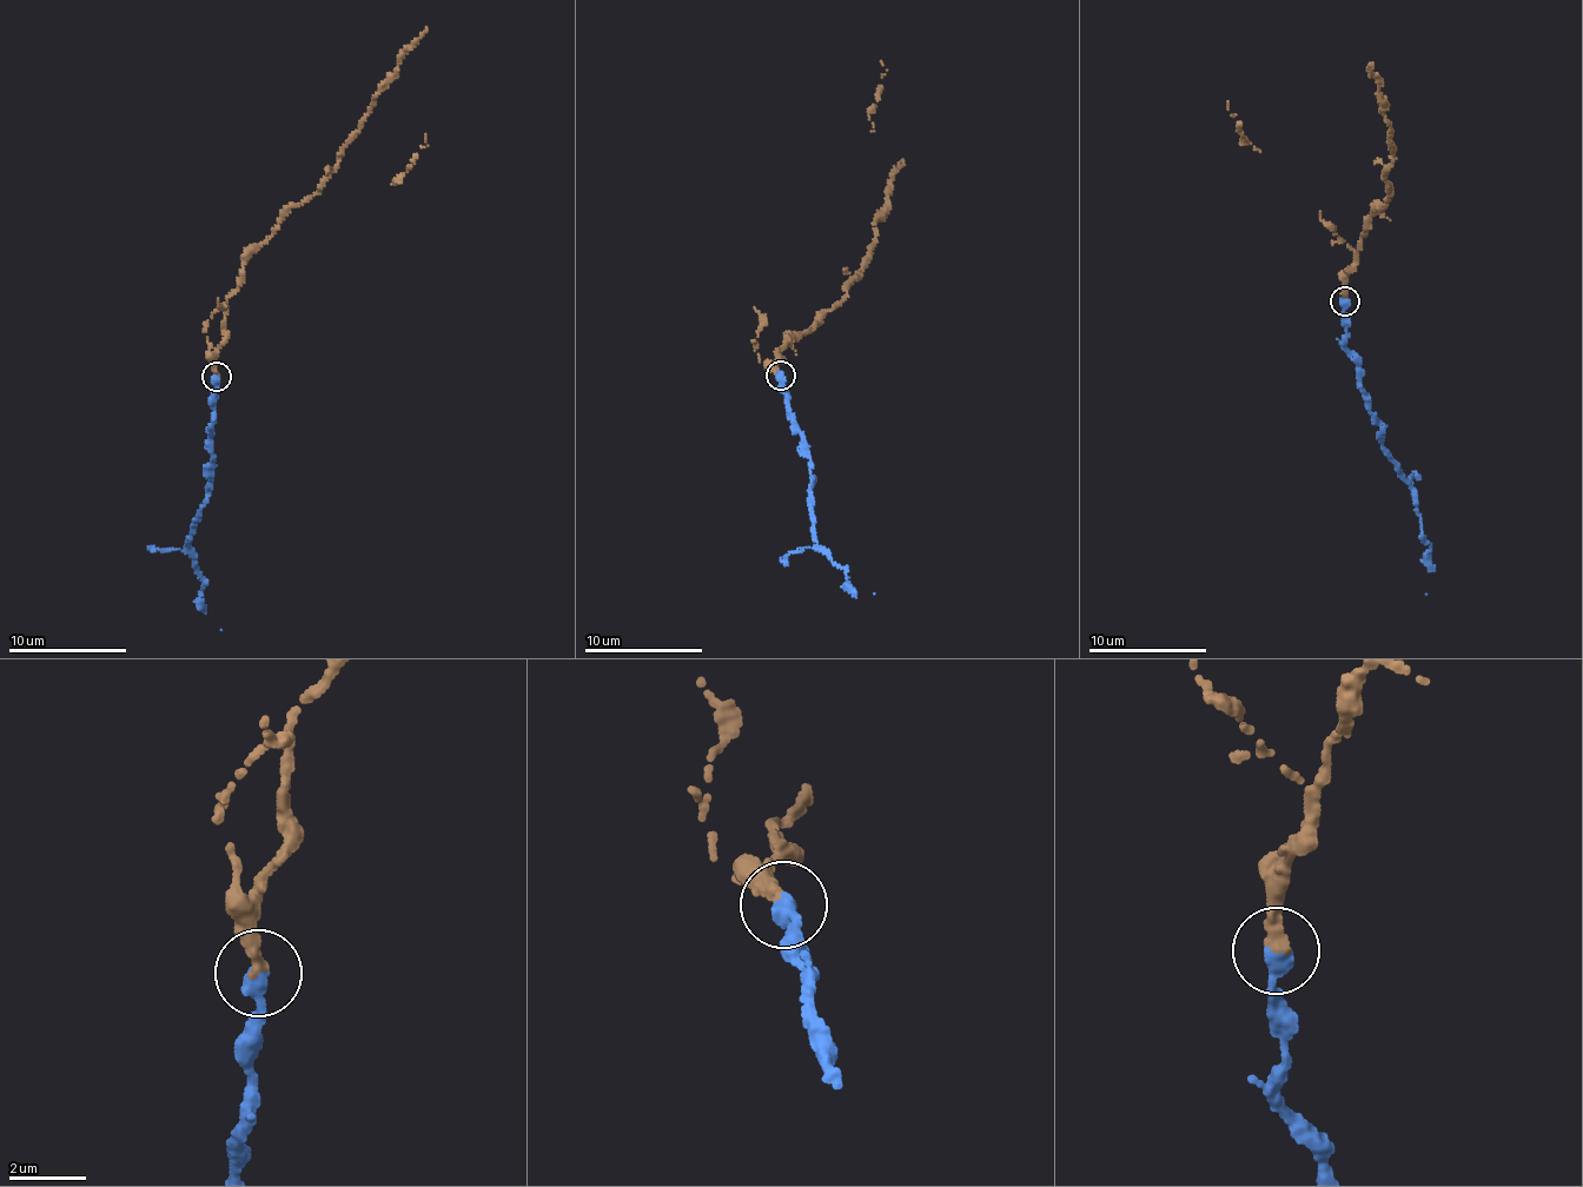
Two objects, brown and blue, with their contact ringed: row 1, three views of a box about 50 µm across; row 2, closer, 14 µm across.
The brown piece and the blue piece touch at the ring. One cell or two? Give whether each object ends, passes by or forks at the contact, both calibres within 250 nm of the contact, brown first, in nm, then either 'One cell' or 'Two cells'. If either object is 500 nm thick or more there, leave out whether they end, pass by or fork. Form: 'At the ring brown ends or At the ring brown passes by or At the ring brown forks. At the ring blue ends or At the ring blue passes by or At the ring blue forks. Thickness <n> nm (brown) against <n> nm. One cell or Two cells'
At the ring brown ends. At the ring blue ends. Thickness 360 nm (brown) against 440 nm. Two cells

